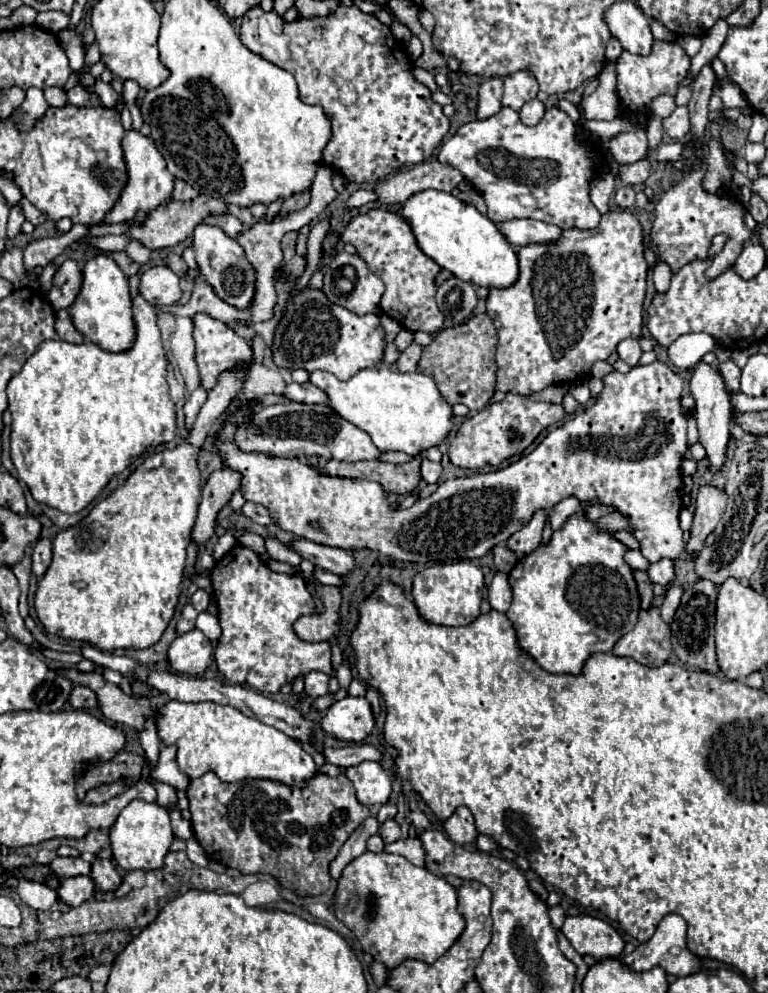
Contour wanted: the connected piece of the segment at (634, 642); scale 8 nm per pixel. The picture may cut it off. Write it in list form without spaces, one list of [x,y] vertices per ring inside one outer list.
[[[649,608],[639,612],[639,622],[635,628],[619,638],[613,648],[615,656],[629,656],[635,662],[657,668],[665,664],[671,656],[671,630],[661,620],[659,608]]]

